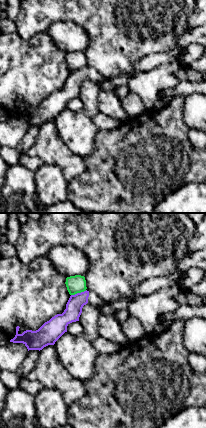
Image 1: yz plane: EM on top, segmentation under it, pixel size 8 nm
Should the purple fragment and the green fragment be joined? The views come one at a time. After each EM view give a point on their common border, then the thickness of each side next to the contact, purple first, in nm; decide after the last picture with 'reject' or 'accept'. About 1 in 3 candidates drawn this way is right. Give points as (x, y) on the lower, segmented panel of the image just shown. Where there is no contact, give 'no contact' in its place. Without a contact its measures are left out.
meets purple at (78, 293); 130 nm thick on the purple side, 140 nm on the other

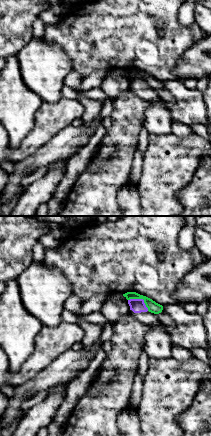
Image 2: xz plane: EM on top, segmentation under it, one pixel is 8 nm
meets purple at (141, 299); 110 nm thick on the purple side, 90 nm on the other

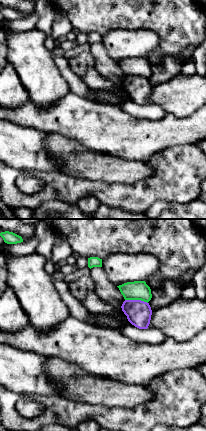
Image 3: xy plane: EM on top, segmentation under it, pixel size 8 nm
meets purple at (136, 300); 200 nm thick on the purple side, 160 nm on the other

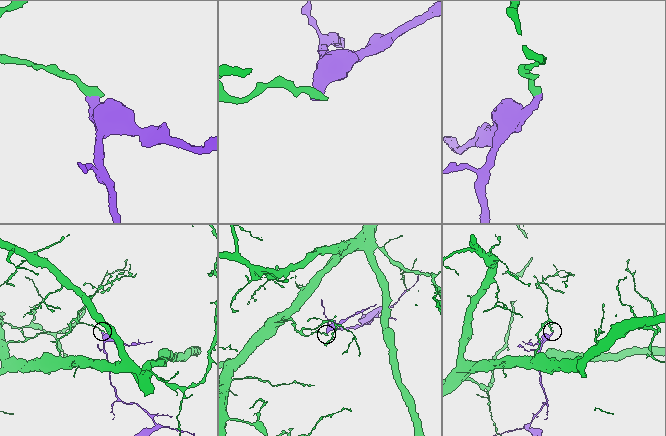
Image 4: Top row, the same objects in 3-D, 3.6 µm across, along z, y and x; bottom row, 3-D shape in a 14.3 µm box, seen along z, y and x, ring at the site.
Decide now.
reject

